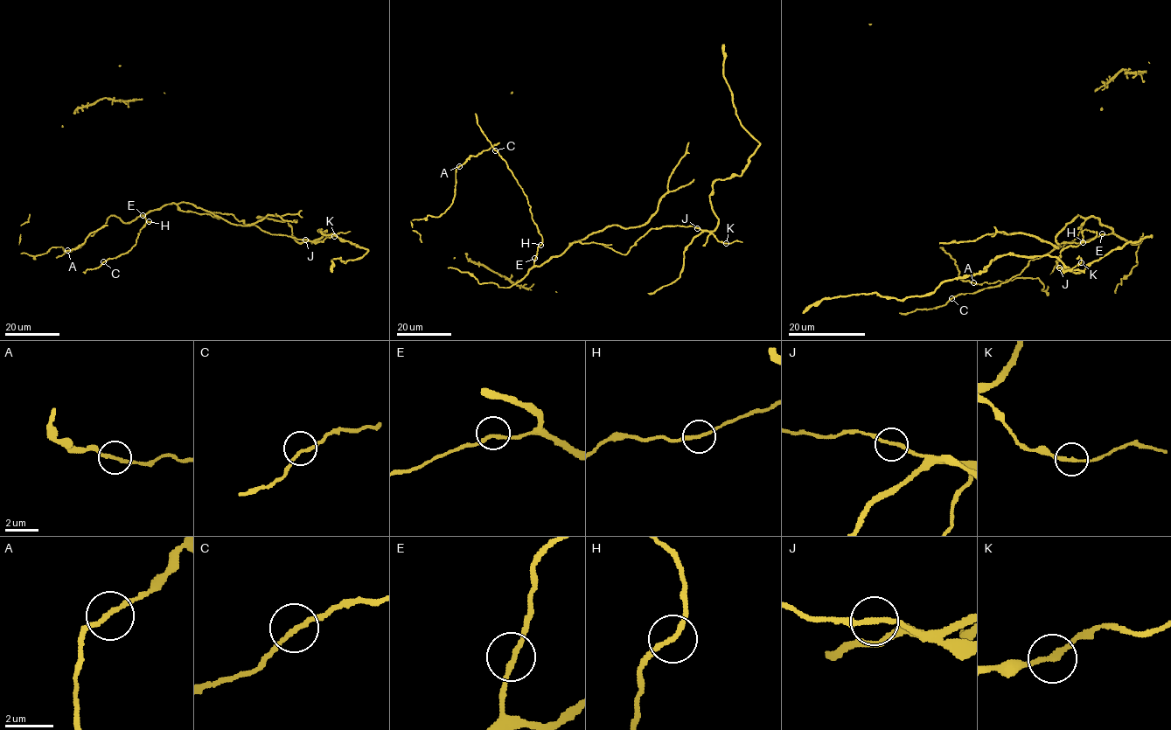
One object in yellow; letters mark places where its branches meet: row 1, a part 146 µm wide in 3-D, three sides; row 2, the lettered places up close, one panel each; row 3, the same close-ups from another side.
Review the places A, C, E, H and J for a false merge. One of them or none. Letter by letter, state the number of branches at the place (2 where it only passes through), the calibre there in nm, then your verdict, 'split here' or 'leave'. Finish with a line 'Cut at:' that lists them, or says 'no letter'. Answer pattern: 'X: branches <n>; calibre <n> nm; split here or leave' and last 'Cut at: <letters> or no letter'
A: branches 2; calibre 190 nm; leave
C: branches 2; calibre 170 nm; leave
E: branches 2; calibre 190 nm; leave
H: branches 2; calibre 190 nm; leave
J: branches 2; calibre 180 nm; split here
Cut at: J

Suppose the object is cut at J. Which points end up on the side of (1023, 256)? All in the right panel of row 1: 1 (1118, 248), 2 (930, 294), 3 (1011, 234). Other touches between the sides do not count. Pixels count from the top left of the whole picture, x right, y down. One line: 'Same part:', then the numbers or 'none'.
Same part: 1, 2

